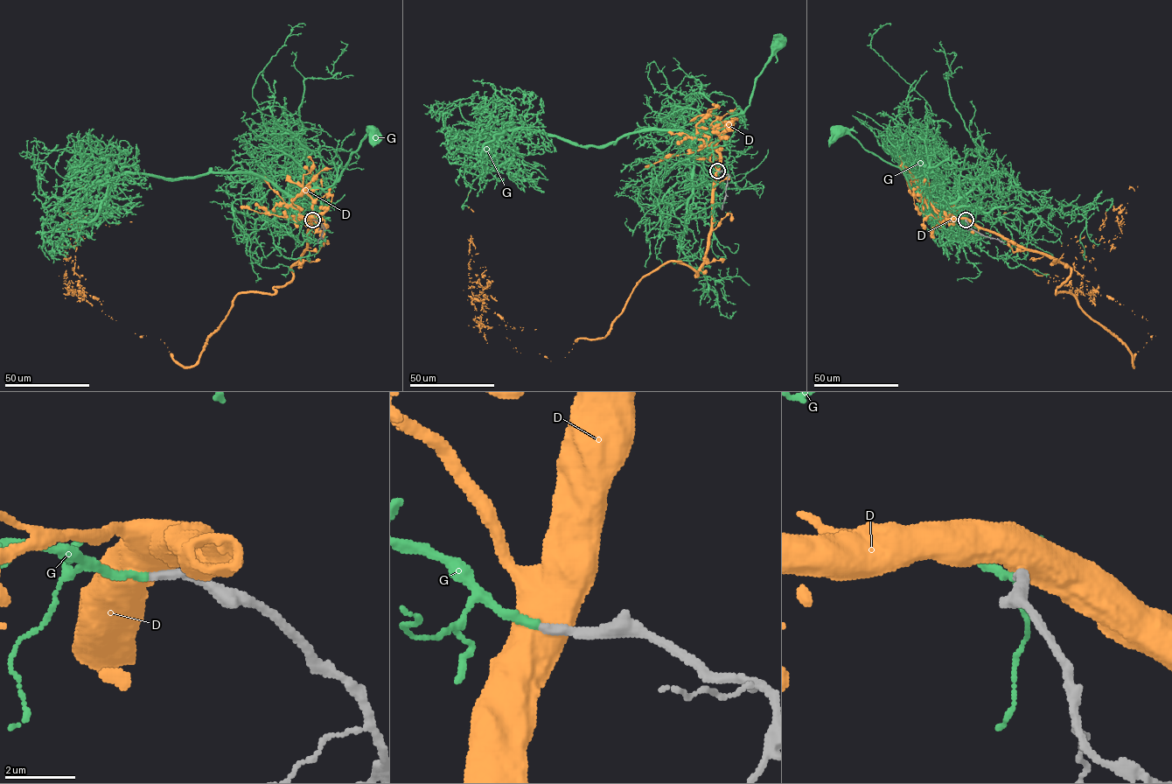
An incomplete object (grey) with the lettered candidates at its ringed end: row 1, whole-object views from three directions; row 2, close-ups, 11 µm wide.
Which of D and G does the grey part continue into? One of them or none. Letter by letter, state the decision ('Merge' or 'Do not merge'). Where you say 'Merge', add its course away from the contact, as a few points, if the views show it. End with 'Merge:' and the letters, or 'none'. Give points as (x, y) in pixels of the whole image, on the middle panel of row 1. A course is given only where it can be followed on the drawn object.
D: Do not merge
G: Merge. Its course: (717, 171), (694, 157), (692, 142), (749, 104), (756, 78), (777, 43)
Merge: G

